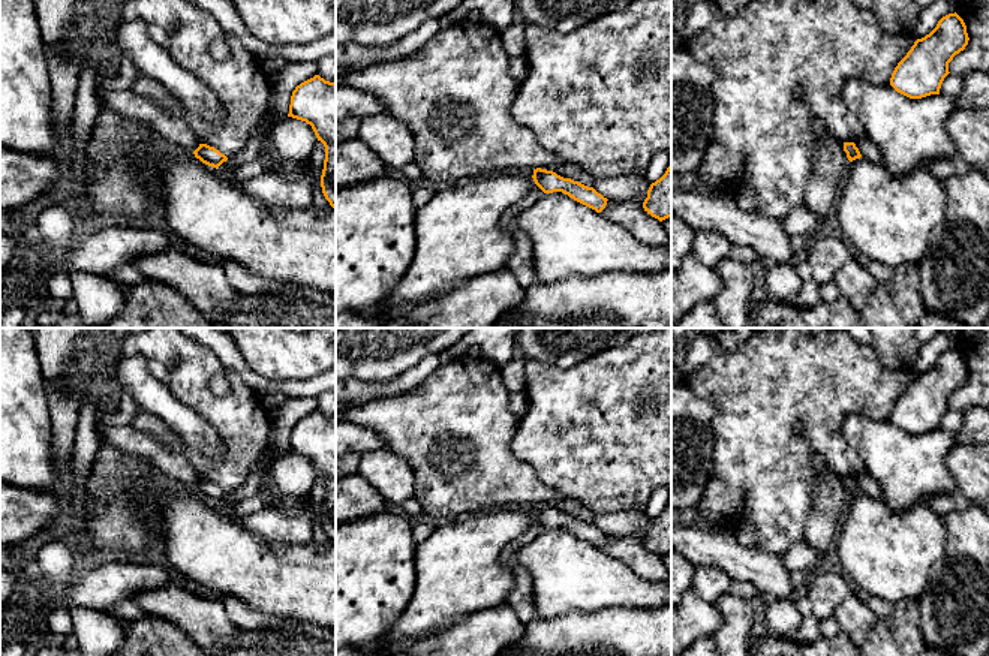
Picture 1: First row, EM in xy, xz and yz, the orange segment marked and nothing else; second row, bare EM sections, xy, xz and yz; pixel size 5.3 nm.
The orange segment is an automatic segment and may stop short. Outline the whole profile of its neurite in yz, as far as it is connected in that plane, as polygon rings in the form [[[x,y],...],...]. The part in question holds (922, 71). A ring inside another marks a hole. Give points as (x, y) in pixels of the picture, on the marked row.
[[[955,12],[943,16],[937,27],[917,39],[895,67],[890,85],[910,99],[940,94],[949,63],[968,45],[964,19]]]

